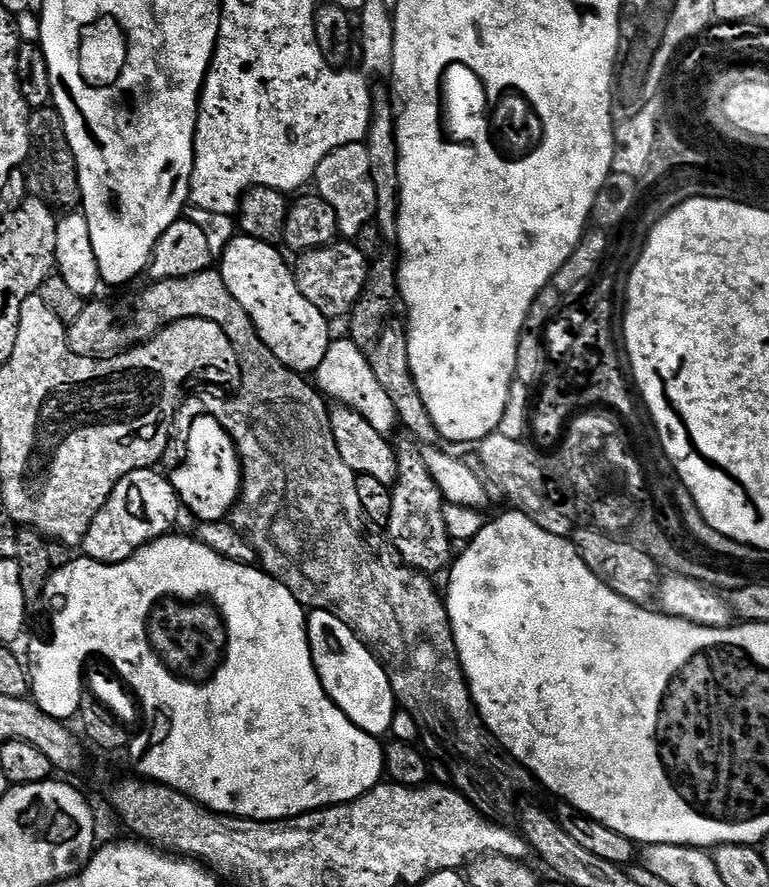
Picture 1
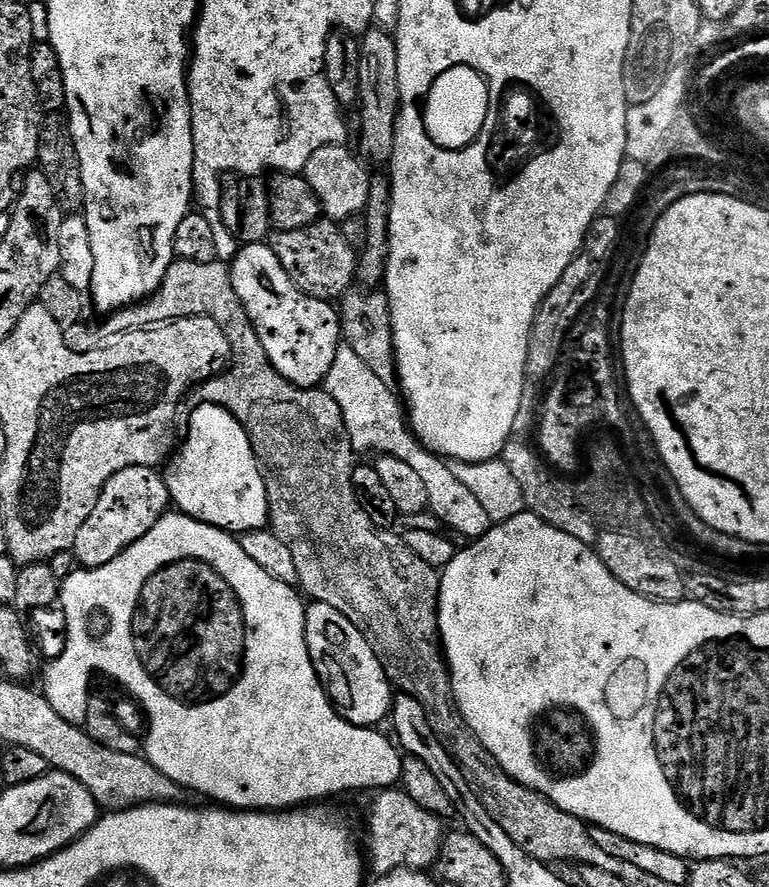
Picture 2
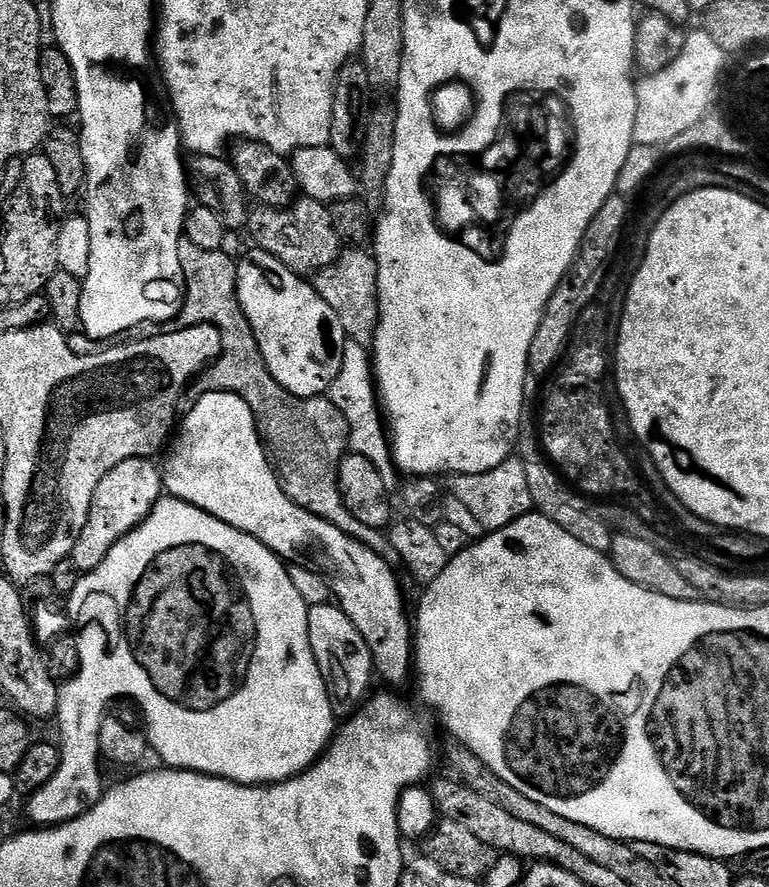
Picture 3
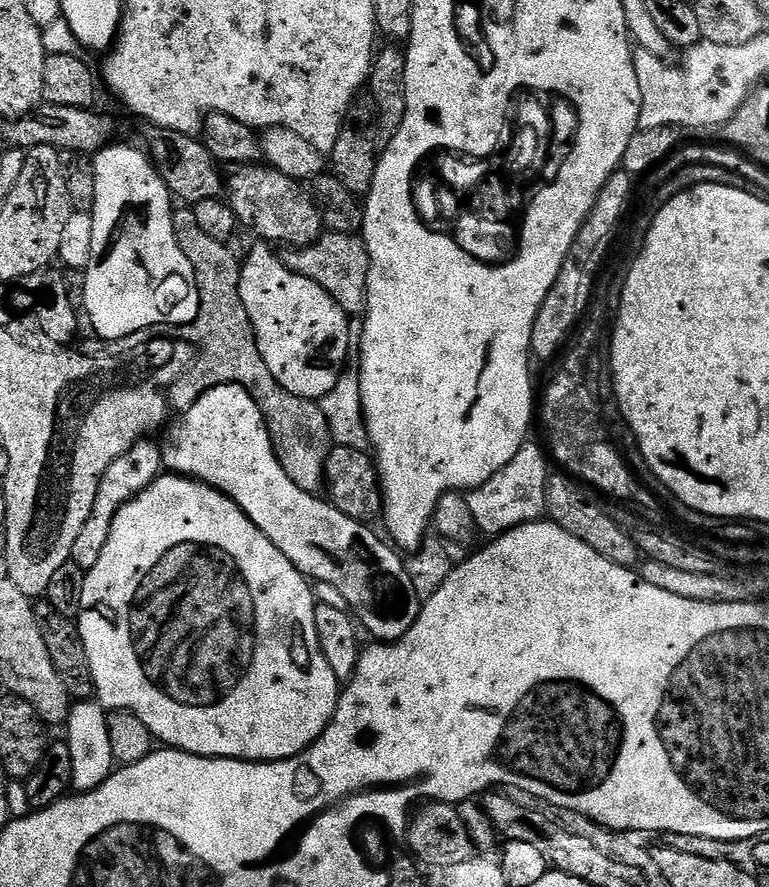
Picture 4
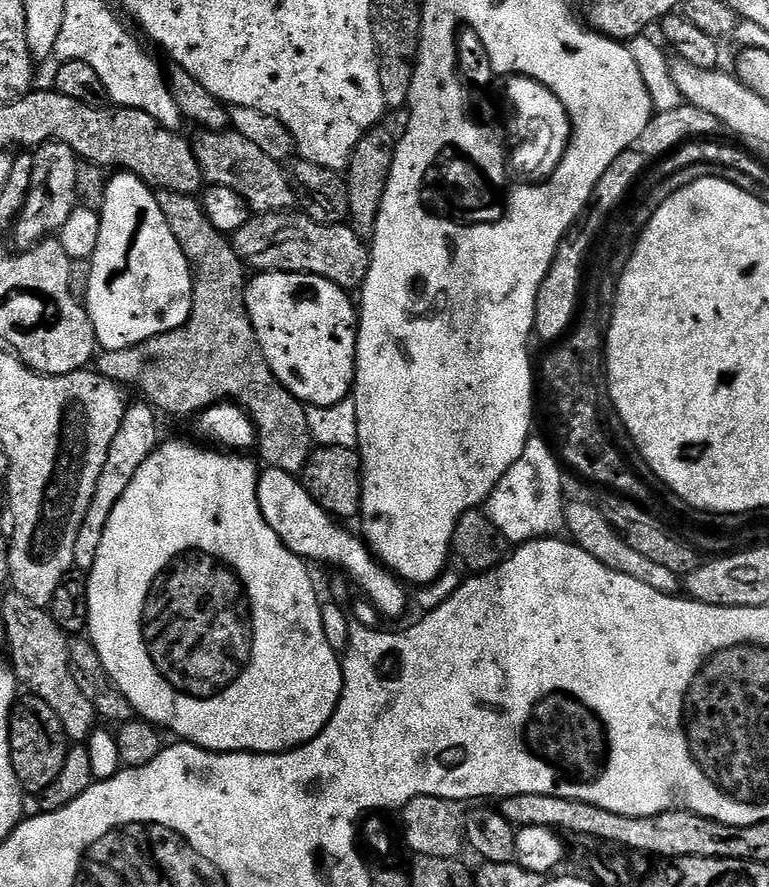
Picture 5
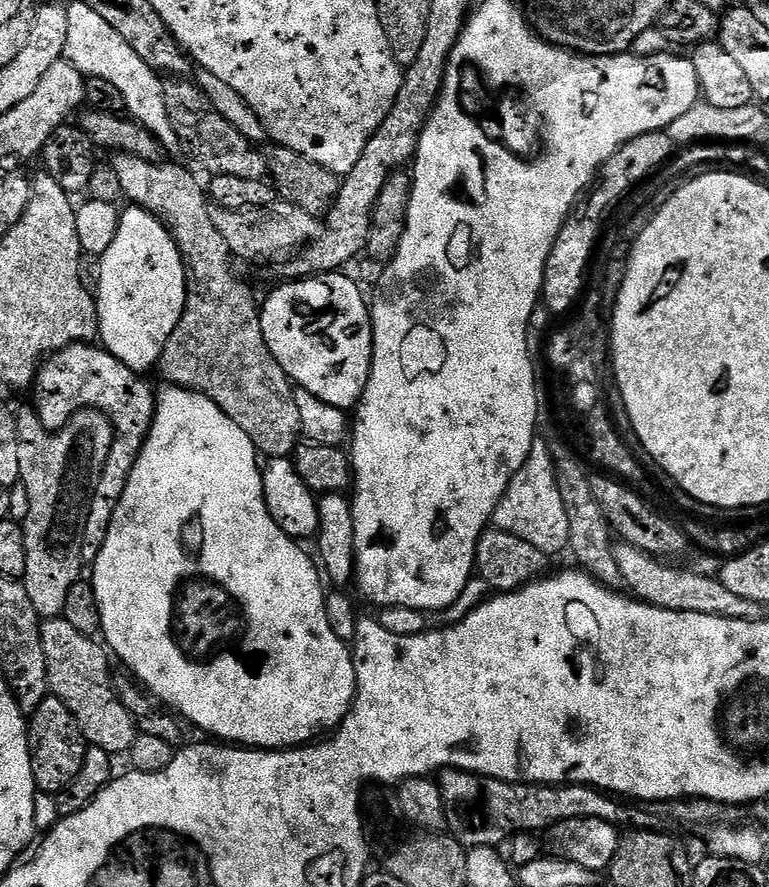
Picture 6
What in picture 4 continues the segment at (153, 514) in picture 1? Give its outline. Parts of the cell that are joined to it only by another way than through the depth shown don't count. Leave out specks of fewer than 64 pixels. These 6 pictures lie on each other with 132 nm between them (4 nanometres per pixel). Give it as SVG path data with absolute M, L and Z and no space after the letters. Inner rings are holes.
M148 438L140 440L130 451L122 454L122 458L110 462L110 470L102 474L102 482L98 482L98 494L94 497L92 516L86 518L86 526L82 526L78 539L74 541L71 563L77 564L79 568L87 570L94 566L94 562L98 562L98 557L106 546L106 538L110 538L110 526L118 510L122 510L126 502L142 494L142 490L146 490L161 476L164 459L160 453L160 445L151 442Z

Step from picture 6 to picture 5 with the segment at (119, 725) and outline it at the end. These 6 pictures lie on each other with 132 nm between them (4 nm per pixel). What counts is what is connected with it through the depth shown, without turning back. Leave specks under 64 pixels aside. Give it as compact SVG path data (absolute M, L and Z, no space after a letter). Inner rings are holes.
M15 590L9 591L9 596L4 600L4 632L8 635L10 667L17 681L23 687L25 684L31 695L40 696L42 702L58 714L58 722L62 722L62 730L66 730L69 741L87 741L97 727L98 717L90 698L82 694L74 678L68 653L69 637L56 625L51 611L31 604Z

